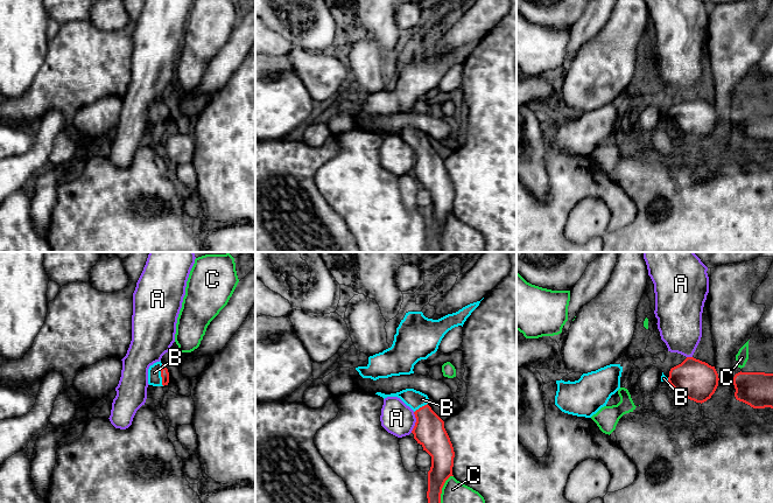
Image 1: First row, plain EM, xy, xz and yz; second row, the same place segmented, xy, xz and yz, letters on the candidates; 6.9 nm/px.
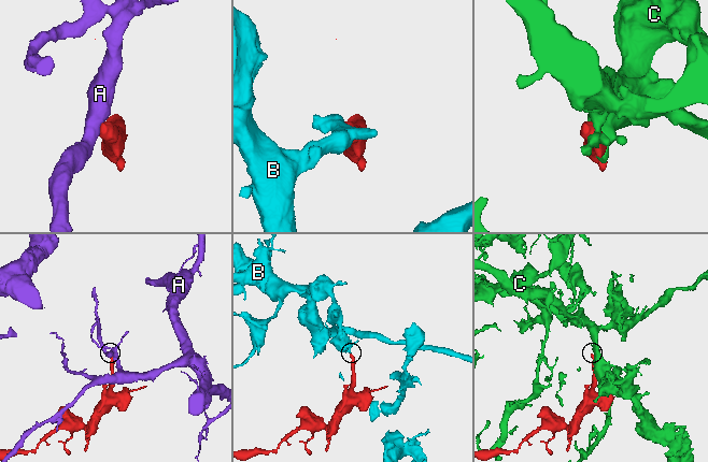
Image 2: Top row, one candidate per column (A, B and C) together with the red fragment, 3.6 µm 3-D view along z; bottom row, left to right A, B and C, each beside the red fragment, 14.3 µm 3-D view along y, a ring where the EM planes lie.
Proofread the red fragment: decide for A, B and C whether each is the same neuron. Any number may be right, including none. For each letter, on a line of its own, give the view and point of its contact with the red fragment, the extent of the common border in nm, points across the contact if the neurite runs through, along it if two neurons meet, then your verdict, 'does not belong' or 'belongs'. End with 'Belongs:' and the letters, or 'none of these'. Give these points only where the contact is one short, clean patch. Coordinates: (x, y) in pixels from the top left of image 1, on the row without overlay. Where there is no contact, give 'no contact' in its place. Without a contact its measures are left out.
A: meets red in xz at (415, 161); contact 150 nm long; border along xz (414, 151), (415, 163), (410, 170); does not belong
B: meets red in xy at (161, 113); contact 150 nm long; runs through xy (164, 112), (161, 113), (154, 111); belongs
C: meets red in xz at (441, 231); contact 280 nm long; does not belong
Belongs: B

